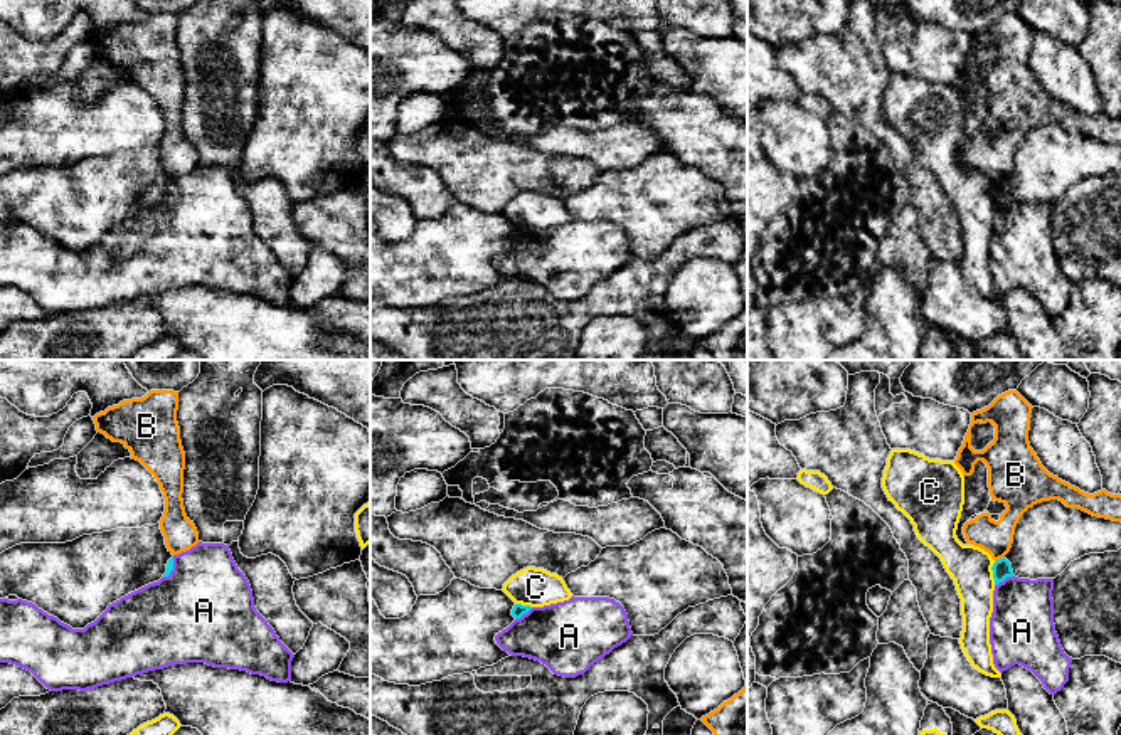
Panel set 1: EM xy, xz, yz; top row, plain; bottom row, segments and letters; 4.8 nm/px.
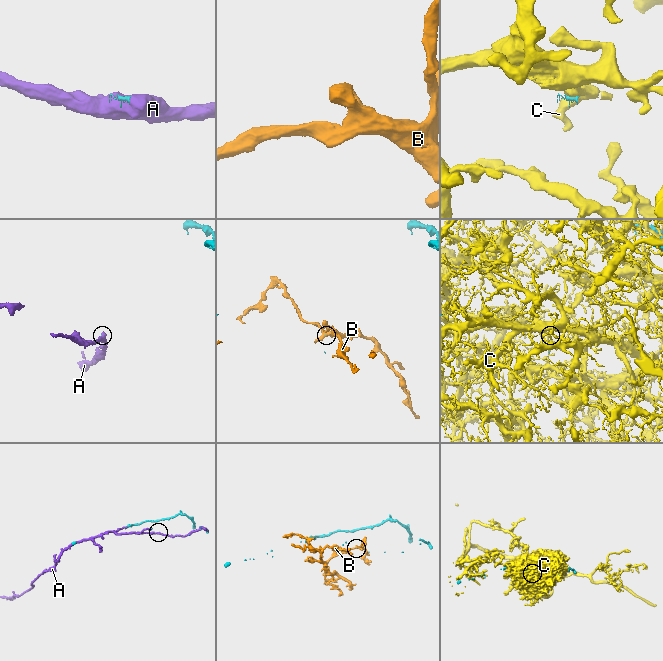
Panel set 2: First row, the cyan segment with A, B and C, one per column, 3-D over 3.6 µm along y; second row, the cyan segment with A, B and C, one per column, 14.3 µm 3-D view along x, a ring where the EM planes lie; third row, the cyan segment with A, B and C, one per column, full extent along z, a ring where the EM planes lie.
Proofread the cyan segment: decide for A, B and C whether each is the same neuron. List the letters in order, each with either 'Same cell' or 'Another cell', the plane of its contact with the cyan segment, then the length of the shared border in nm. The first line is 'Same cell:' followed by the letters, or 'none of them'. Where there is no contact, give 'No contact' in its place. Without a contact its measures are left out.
Same cell: A
A: Same cell. Touches cyan in yz. Shared border 110 nm
B: Another cell. Touches cyan in yz. Shared border 60 nm
C: Another cell. Touches cyan in yz. Shared border 110 nm

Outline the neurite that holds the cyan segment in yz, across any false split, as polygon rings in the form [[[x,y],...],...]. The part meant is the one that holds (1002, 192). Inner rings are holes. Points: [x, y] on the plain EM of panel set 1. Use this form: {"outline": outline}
{"outline": [[[1003,180],[991,190],[995,202],[993,235],[990,241],[990,267],[995,291],[1003,296],[1020,288],[1030,293],[1055,318],[1069,304],[1069,281],[1059,264],[1054,247],[1054,202],[1018,202],[1012,187]]]}

